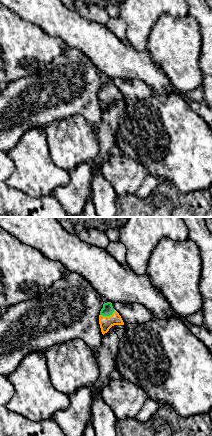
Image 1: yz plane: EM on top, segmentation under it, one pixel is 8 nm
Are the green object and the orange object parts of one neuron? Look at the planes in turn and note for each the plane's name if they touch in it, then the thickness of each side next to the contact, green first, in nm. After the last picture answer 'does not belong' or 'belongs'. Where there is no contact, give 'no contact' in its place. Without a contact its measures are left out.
meets green in yz; 90 nm thick on the green side, 110 nm on the other

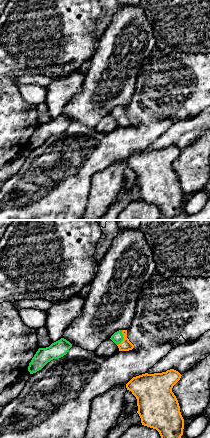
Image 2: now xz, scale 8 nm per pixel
meets green in xz; 90 nm thick on the green side, 90 nm on the other

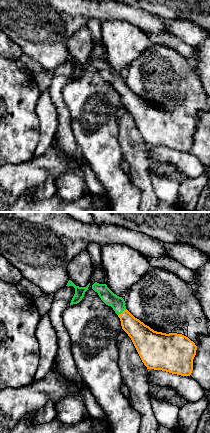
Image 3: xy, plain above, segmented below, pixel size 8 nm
meets green in xy; 110 nm thick on the green side, 180 nm on the other

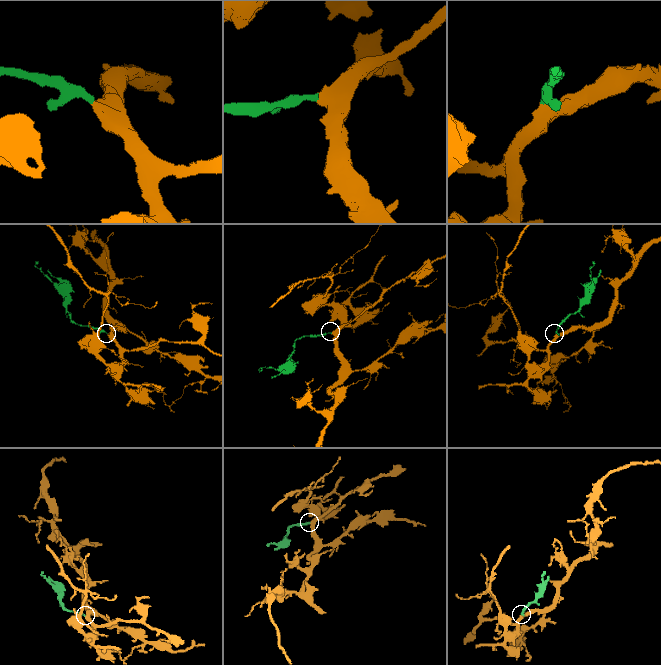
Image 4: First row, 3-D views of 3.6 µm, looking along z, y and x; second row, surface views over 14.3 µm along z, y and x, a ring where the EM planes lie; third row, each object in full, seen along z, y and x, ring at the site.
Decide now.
belongs

